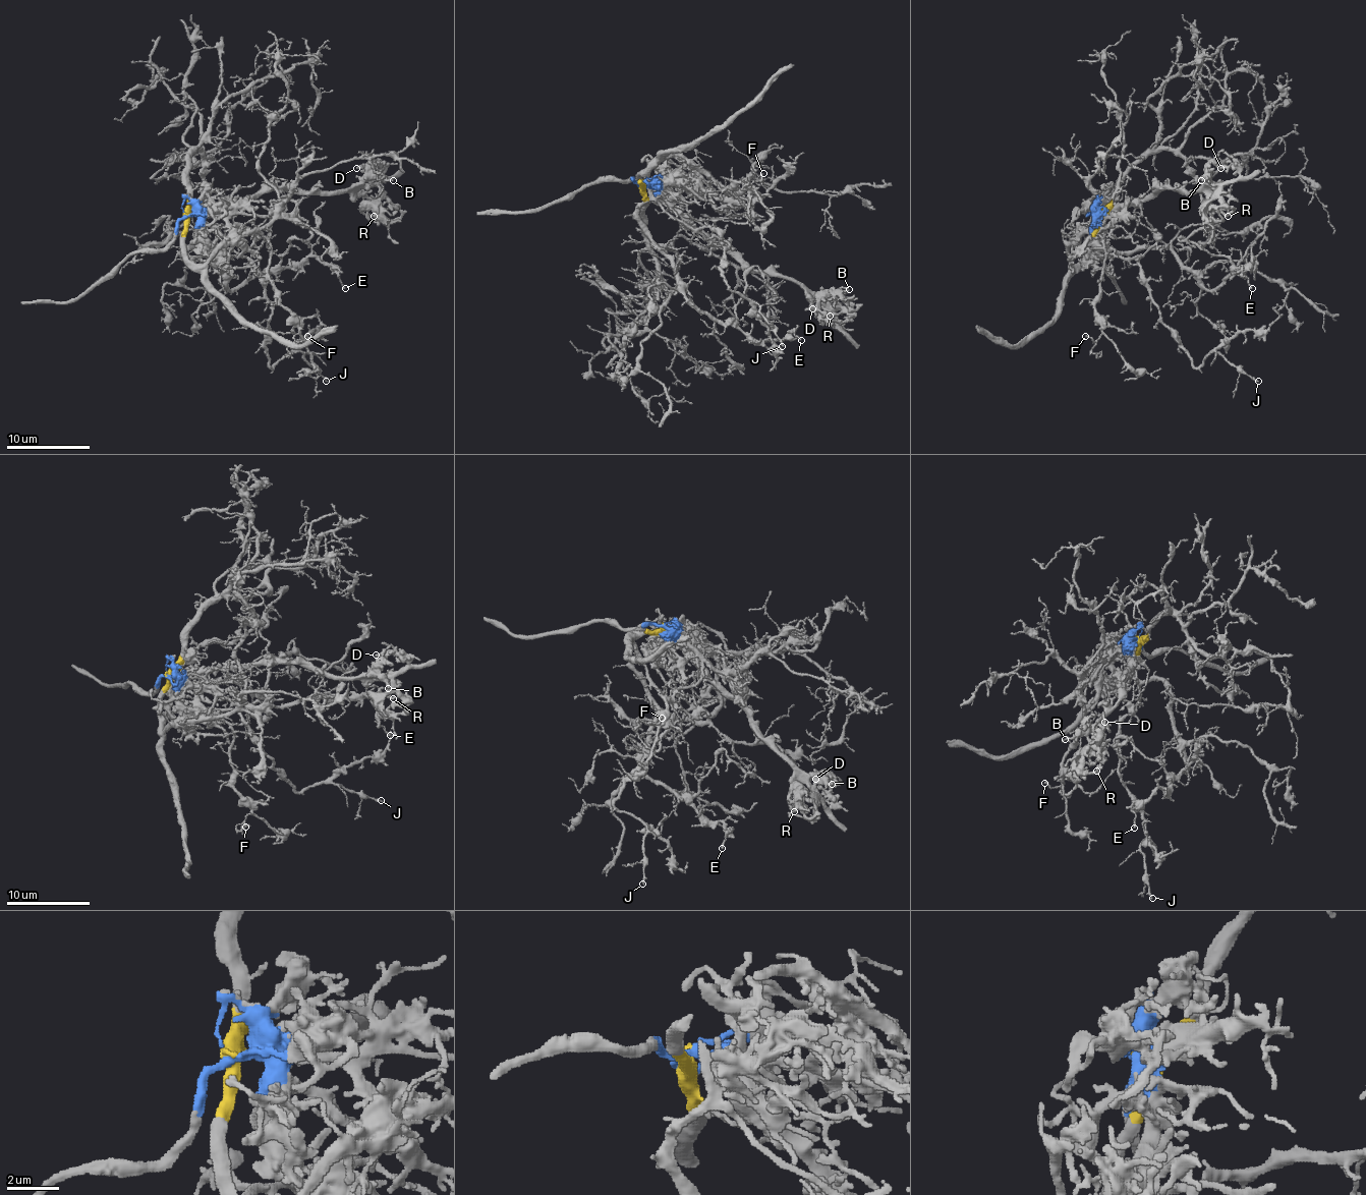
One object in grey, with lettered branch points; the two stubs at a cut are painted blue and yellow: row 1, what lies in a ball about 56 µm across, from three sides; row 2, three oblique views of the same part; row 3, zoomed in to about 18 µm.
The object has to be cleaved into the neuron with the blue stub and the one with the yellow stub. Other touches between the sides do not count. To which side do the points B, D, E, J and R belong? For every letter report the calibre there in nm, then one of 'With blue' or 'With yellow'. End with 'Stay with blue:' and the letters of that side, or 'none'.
B: Thickness 200 nm. With blue
D: Thickness 280 nm. With blue
E: Thickness 140 nm. With yellow
J: Thickness 180 nm. With yellow
R: Thickness 240 nm. With blue
Stay with blue: B, D, R

